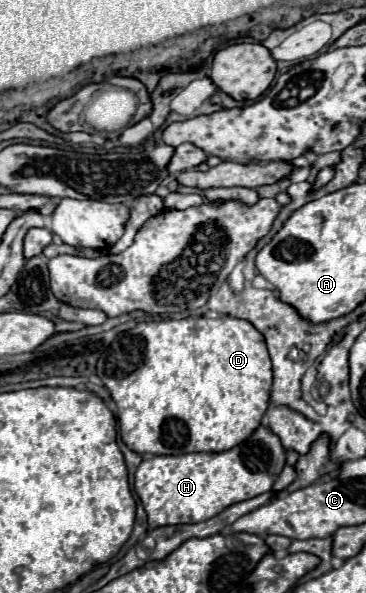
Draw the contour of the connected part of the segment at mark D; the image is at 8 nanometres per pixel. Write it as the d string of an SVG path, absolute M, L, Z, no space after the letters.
M186 317L186 319L166 319L166 321L146 321L138 323L136 327L120 333L108 349L102 351L98 365L96 365L96 375L100 381L108 387L112 399L118 405L118 427L120 427L120 437L128 445L128 449L144 455L182 455L182 453L196 453L196 451L226 451L230 447L236 447L238 443L246 441L252 433L254 427L260 425L262 415L268 409L268 399L270 399L270 389L272 389L272 365L268 357L268 349L264 343L264 337L260 331L254 329L252 323L236 317Z

